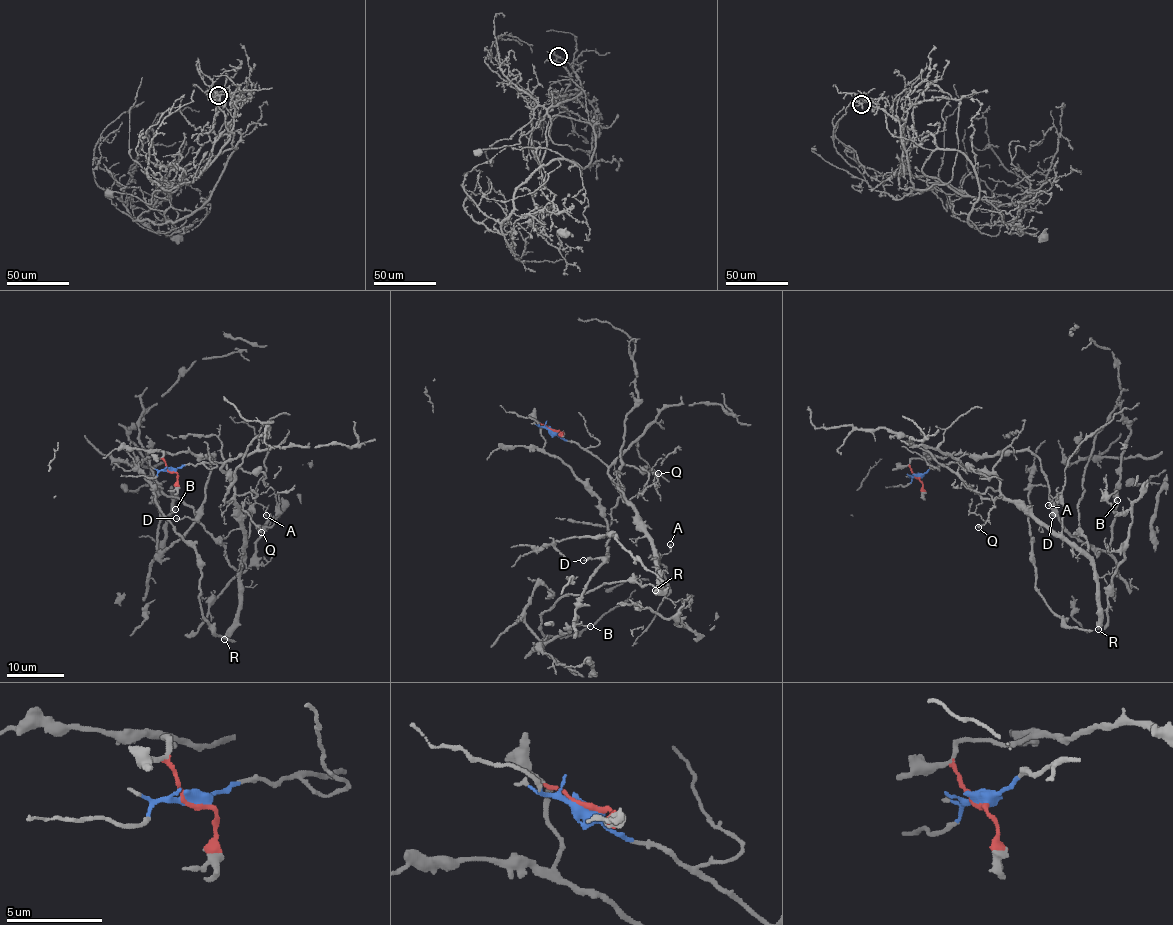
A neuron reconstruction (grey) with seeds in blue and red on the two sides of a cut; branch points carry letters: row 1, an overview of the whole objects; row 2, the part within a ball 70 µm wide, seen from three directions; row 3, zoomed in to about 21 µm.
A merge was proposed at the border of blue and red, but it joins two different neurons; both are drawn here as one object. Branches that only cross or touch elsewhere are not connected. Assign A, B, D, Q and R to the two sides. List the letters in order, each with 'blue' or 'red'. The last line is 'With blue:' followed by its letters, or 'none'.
A: blue
B: red
D: red
Q: blue
R: blue
With blue: A, Q, R

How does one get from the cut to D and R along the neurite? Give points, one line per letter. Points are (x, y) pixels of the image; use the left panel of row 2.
D: (171, 472), (163, 452), (188, 452), (210, 458), (214, 455), (202, 512), (194, 519), (176, 519)
R: (171, 472), (185, 464), (215, 462), (233, 485), (234, 516), (244, 530), (237, 627), (224, 640)

